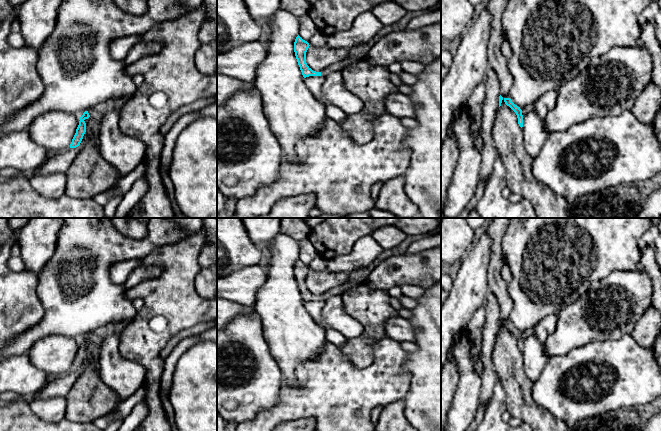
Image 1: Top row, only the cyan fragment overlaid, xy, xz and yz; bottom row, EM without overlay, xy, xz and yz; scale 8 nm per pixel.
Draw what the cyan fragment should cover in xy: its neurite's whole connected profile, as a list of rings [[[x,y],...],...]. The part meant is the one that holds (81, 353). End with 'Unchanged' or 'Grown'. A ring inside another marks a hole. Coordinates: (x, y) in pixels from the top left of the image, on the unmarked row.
[[[85,335],[83,337],[83,339],[81,341],[79,341],[79,349],[76,353],[76,357],[72,363],[72,366],[70,368],[70,372],[76,372],[80,369],[82,363],[83,363],[83,360],[86,356],[86,347],[85,347],[85,343],[88,343],[90,341],[88,335]]]. Unchanged

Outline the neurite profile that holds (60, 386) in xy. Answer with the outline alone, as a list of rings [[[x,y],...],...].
[[[92,341],[84,344],[86,347],[86,356],[80,369],[76,372],[69,372],[67,374],[57,376],[51,382],[46,382],[44,387],[31,398],[51,398],[58,396],[65,396],[72,385],[76,382],[80,374],[88,368],[100,370],[100,351],[99,347]]]

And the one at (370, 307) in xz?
[[[366,281],[349,286],[342,294],[342,300],[345,312],[363,326],[363,332],[357,338],[347,339],[339,350],[353,366],[365,368],[372,363],[374,358],[371,348],[372,343],[387,337],[384,325],[389,319],[398,317],[397,310],[390,305],[390,296],[387,291],[372,289]]]

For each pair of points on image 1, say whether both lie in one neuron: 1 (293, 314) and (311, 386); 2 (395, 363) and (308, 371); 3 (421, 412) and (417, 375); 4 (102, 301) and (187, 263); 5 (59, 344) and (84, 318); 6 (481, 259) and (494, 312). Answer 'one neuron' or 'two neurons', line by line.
1: two neurons
2: one neuron
3: one neuron
4: two neurons
5: two neurons
6: two neurons

